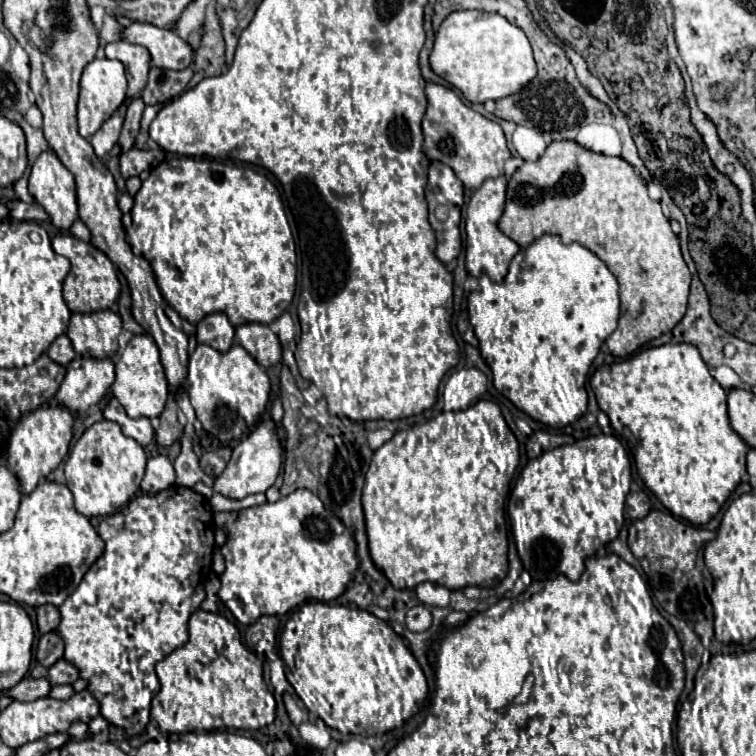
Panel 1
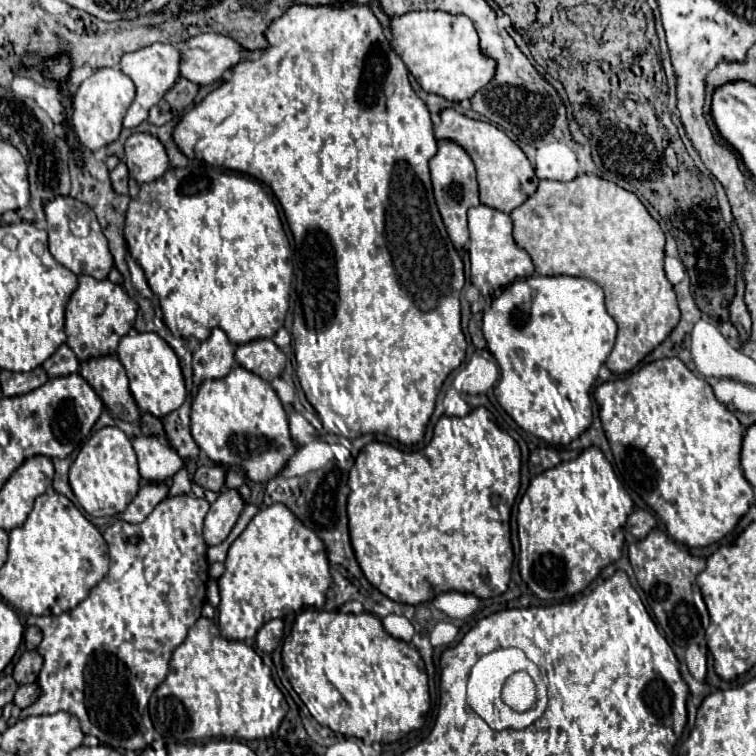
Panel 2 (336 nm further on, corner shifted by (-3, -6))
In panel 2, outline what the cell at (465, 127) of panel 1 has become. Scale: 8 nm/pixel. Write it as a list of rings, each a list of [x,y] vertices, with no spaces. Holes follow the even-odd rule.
[[[443,109],[441,121],[439,125],[435,125],[433,133],[437,141],[457,143],[473,159],[477,167],[477,183],[479,183],[479,195],[483,205],[489,205],[503,213],[511,213],[527,199],[527,195],[531,195],[531,191],[535,191],[539,179],[535,177],[533,167],[529,165],[521,147],[515,141],[511,141],[499,127],[485,121],[469,119],[457,113],[455,109]]]

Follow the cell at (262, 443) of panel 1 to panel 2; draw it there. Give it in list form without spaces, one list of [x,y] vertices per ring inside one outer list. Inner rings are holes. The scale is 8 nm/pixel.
[[[225,489],[219,493],[217,501],[211,505],[211,511],[207,513],[203,537],[207,539],[207,545],[219,545],[227,539],[231,529],[235,527],[239,515],[243,513],[245,501],[241,499],[237,489]]]

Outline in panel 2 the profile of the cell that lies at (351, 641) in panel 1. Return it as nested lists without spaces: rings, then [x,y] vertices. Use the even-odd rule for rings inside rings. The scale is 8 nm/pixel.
[[[323,609],[303,611],[283,643],[282,660],[291,687],[297,691],[315,721],[329,727],[333,733],[357,737],[367,745],[403,739],[409,731],[423,725],[425,713],[429,711],[429,687],[421,655],[415,647],[409,647],[409,643],[391,637],[383,629],[381,619],[371,613],[355,615]]]

